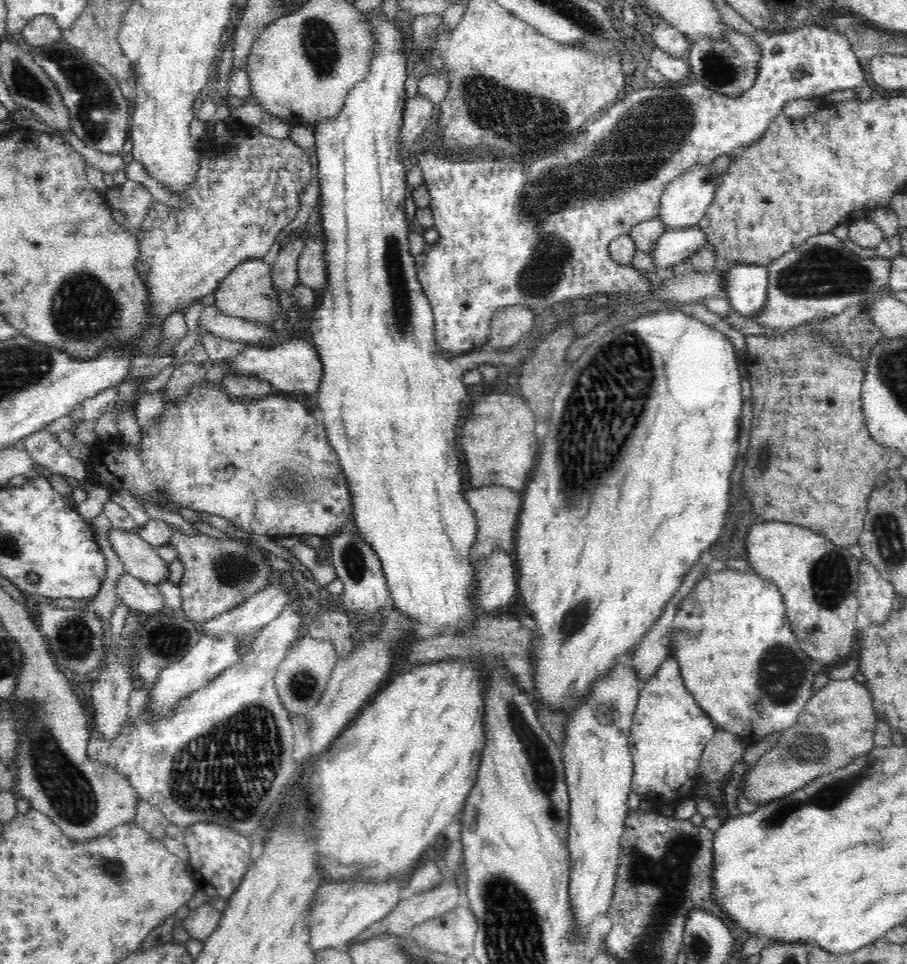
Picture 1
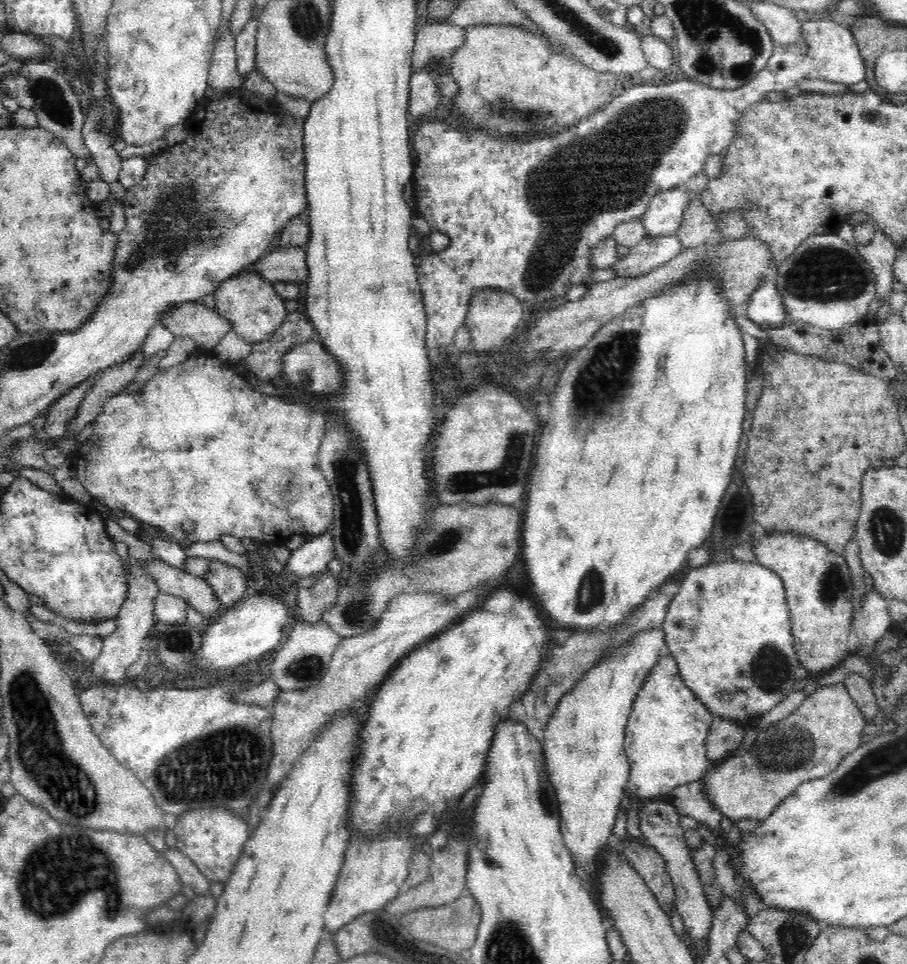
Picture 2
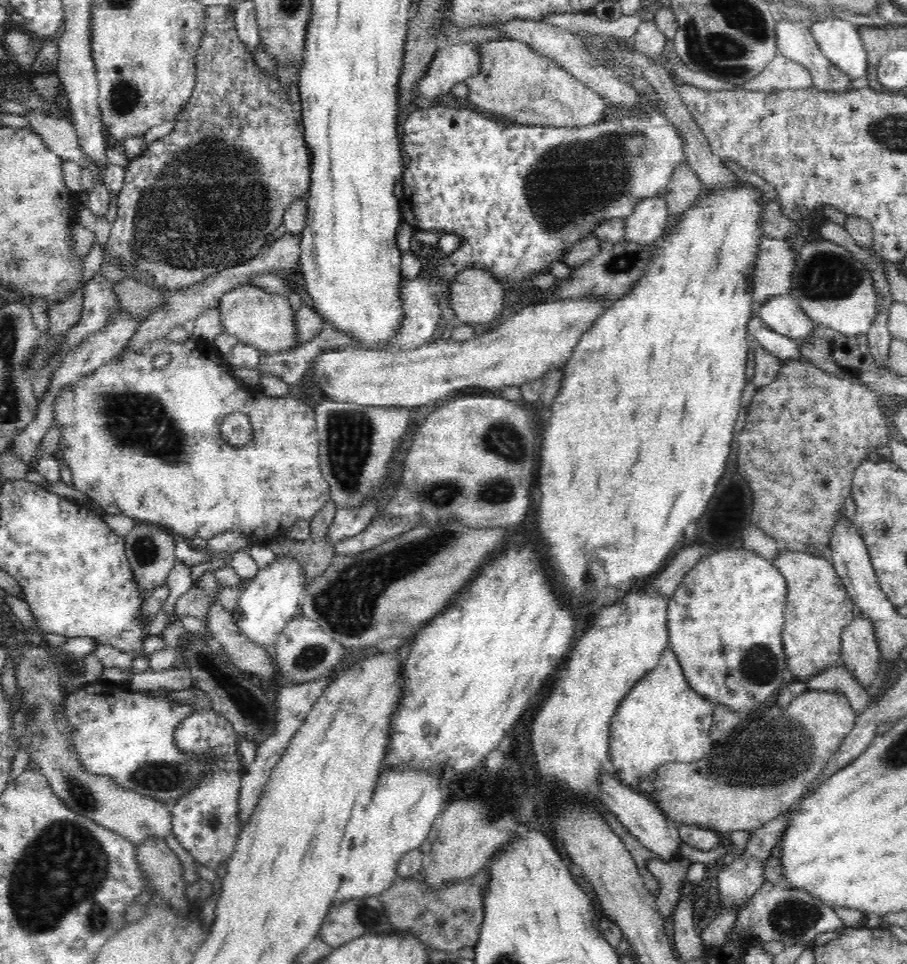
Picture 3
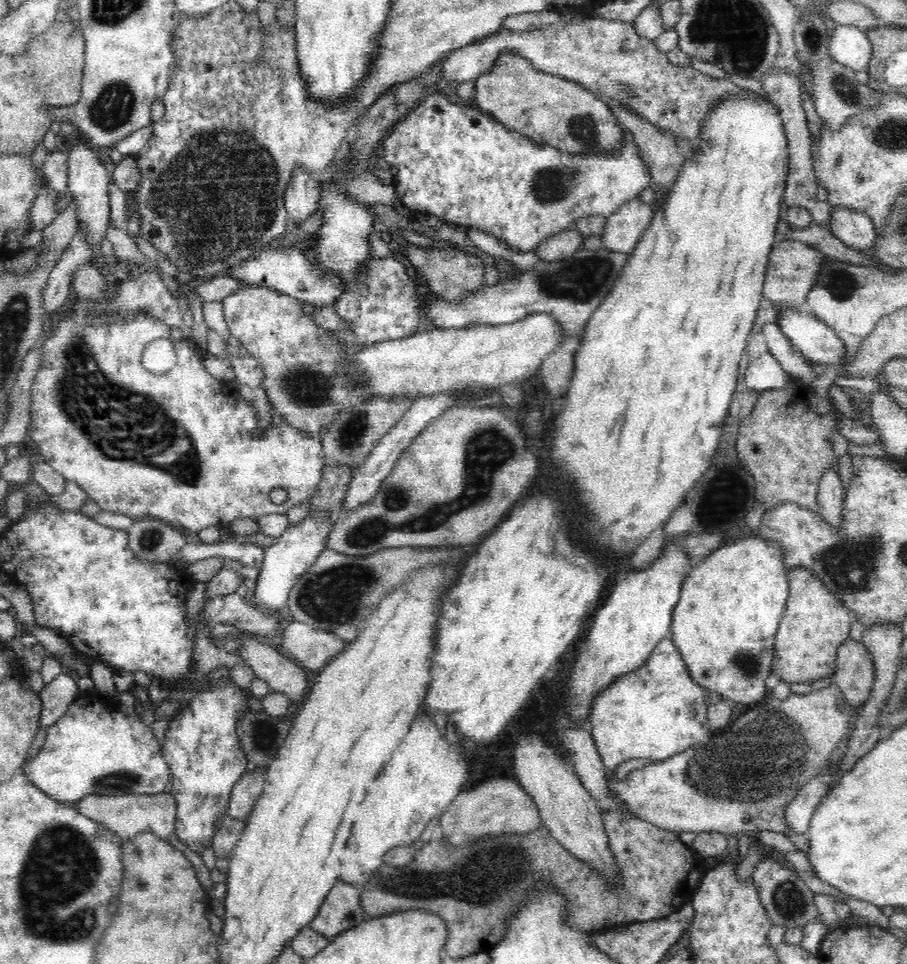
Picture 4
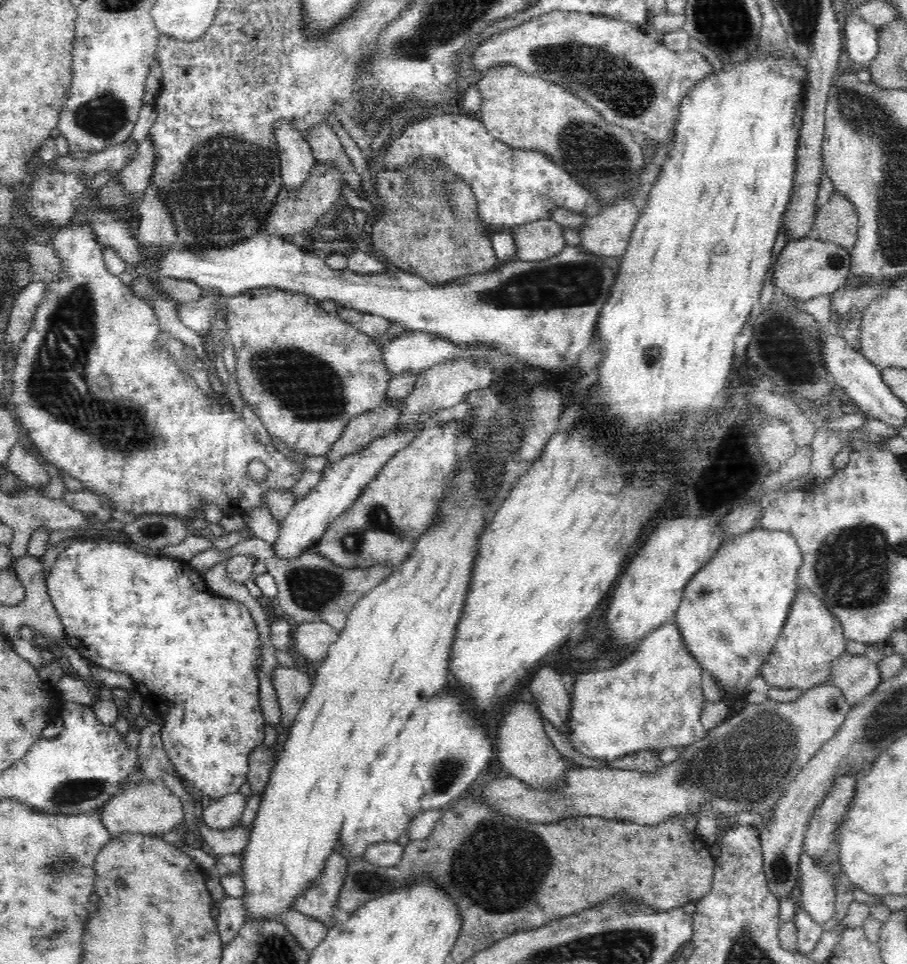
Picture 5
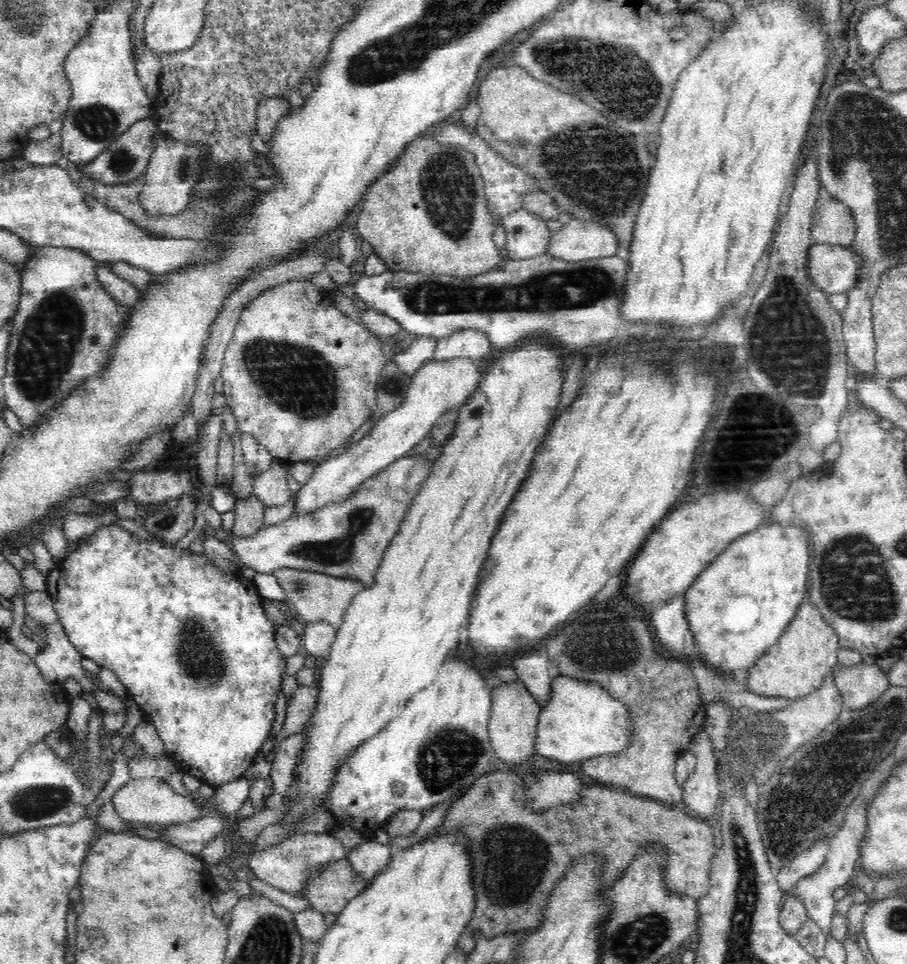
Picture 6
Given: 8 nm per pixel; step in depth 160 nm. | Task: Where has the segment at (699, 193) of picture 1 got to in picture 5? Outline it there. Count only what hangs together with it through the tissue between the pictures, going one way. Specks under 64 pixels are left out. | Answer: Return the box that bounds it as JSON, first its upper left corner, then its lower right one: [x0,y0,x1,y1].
[577,198,640,258]

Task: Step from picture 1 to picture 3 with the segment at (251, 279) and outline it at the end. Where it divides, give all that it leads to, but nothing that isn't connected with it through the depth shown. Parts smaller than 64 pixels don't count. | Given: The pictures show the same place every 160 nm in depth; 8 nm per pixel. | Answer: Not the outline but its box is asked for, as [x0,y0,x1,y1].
[218,283,300,355]

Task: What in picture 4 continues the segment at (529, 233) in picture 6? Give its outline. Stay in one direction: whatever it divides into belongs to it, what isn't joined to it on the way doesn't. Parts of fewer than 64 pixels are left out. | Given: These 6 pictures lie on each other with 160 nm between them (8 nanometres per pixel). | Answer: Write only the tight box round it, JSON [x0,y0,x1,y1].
[533,228,583,261]

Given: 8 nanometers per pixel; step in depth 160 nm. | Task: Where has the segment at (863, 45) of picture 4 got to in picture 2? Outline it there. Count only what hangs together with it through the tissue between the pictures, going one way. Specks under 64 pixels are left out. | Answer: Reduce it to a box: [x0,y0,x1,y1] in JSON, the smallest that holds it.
[411,17,867,349]

